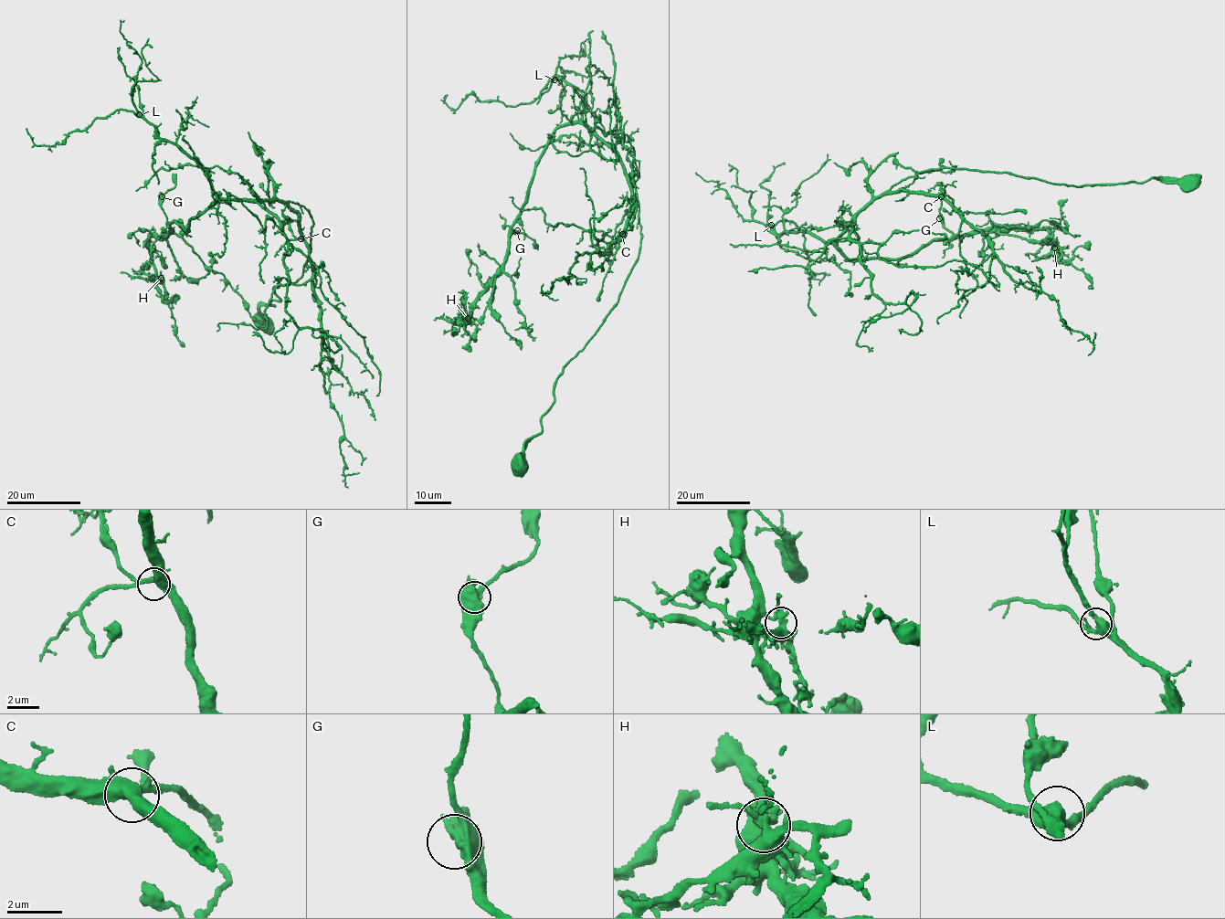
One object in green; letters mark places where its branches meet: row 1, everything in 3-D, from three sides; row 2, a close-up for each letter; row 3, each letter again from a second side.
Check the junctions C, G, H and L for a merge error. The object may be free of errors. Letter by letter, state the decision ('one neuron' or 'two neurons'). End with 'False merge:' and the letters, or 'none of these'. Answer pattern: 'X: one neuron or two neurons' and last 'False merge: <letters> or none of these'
C: one neuron
G: one neuron
H: two neurons
L: one neuron
False merge: H

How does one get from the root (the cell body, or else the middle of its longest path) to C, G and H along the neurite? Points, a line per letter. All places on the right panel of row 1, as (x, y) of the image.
C: (1191, 184), (1184, 188), (1155, 176), (1139, 183), (1068, 186), (949, 167), (918, 173), (890, 189), (941, 196)
G: (1191, 184), (1068, 186), (939, 168), (871, 199), (838, 245), (851, 260), (901, 258), (951, 237), (939, 218)
H: (1191, 184), (939, 168), (873, 197), (838, 242), (850, 259), (892, 259), (1043, 228), (1053, 248)

